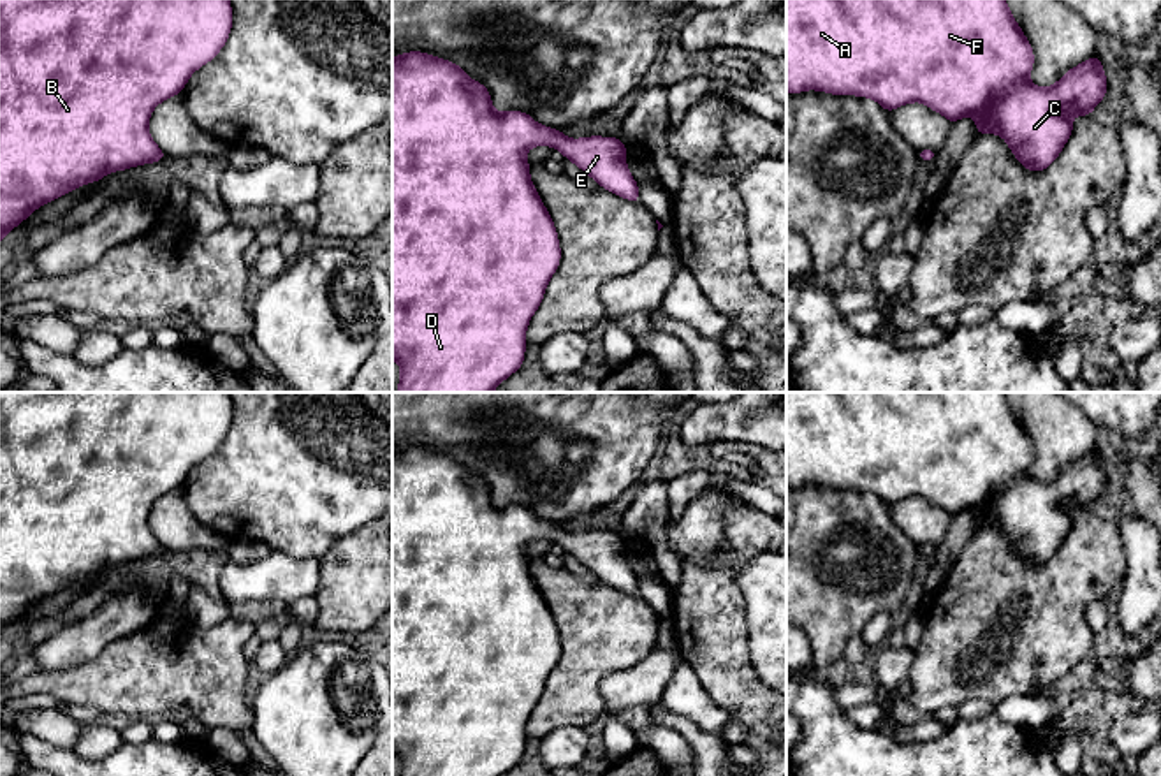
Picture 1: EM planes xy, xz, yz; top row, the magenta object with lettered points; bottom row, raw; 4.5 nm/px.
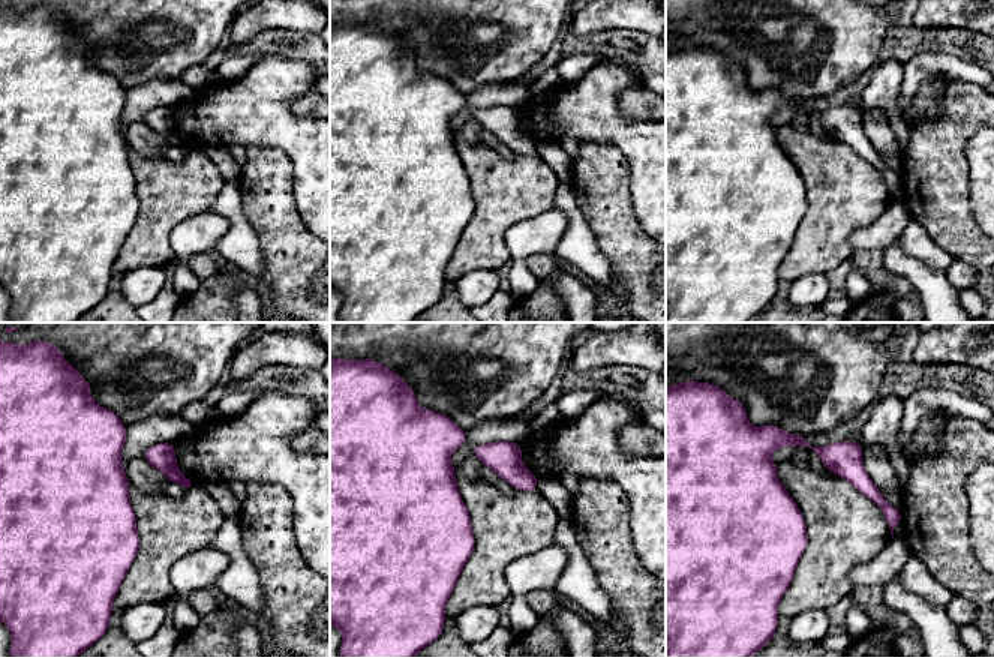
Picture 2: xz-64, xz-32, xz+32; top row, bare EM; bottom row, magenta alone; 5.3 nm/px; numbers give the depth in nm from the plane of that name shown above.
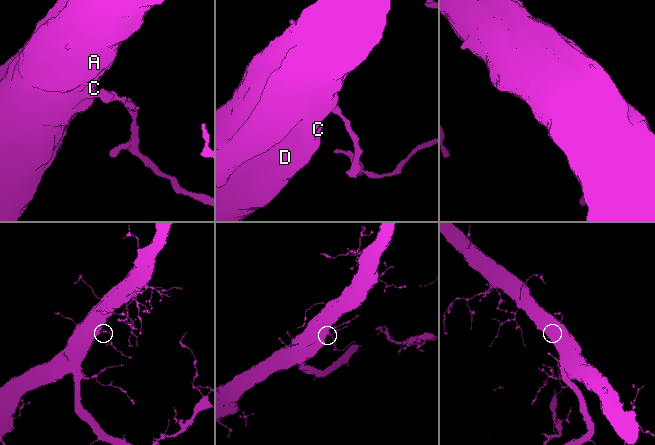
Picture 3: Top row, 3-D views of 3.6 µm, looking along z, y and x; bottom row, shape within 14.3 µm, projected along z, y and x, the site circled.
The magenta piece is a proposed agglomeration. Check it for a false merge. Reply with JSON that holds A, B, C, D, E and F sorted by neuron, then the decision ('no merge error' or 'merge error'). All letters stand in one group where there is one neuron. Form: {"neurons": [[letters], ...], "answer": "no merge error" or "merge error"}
{"neurons": [["A", "B", "C", "D", "E", "F"]], "answer": "no merge error"}

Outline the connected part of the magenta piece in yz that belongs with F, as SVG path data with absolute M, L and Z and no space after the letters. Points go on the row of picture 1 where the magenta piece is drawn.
M786 0L786 92L802 93L806 90L825 92L830 95L855 95L876 100L888 114L911 102L922 102L945 116L950 123L964 116L973 116L980 137L999 134L1013 151L1017 162L1031 172L1045 171L1062 151L1073 134L1073 116L1091 116L1092 109L1106 99L1106 76L1098 58L1092 55L1077 67L1071 67L1052 86L1034 86L1029 74L1034 67L1034 53L1022 28L1008 9L1006 0Z

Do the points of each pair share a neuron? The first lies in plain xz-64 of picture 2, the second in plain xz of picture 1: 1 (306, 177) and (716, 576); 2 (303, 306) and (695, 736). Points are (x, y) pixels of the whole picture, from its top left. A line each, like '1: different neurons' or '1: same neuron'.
1: different neurons
2: different neurons

